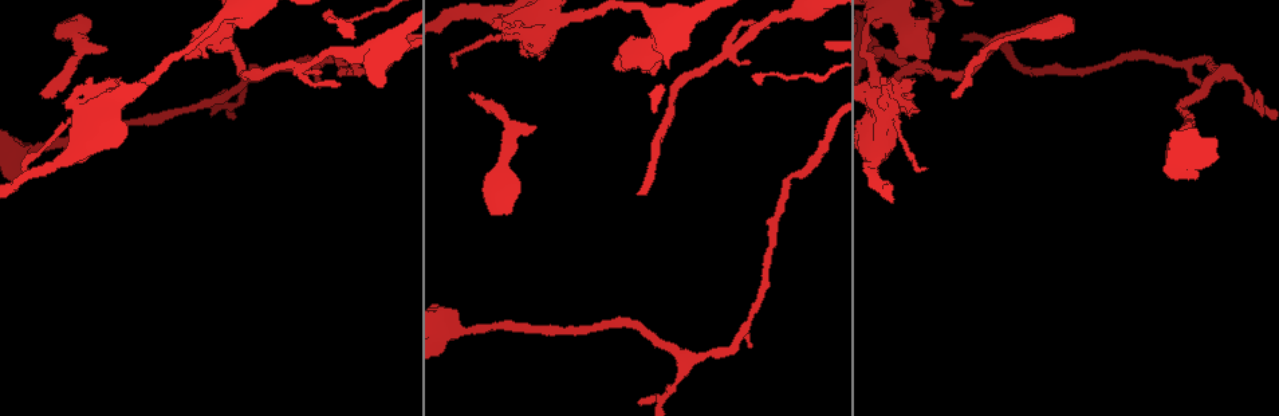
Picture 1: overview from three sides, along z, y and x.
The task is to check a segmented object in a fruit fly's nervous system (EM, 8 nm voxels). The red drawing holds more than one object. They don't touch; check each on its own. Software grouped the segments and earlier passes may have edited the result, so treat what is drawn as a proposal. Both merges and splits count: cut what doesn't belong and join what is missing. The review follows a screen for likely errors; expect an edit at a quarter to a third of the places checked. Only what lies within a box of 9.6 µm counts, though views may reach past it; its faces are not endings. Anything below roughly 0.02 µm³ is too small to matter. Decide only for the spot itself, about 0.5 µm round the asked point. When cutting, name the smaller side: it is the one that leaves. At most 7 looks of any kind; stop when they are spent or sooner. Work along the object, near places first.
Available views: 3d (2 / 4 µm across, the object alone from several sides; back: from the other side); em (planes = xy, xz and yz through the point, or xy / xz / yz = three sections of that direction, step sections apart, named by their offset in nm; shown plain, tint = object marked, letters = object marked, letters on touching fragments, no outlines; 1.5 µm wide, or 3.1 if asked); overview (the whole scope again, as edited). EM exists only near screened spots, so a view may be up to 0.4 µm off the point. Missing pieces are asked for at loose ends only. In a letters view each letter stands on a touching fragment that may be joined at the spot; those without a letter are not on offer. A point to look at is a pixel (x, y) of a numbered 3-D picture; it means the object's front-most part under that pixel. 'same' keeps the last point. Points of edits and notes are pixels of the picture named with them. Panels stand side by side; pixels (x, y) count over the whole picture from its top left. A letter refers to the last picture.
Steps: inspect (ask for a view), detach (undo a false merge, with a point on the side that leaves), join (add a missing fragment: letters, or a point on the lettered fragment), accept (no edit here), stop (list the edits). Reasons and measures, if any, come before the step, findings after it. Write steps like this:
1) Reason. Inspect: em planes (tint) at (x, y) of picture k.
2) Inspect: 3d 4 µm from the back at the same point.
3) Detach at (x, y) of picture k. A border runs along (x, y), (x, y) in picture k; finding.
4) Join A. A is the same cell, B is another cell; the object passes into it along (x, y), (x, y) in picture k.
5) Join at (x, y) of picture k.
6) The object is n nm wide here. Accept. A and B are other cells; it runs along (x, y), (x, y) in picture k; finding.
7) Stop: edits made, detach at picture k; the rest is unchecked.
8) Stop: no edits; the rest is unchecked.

Long arm stops here. Inspect: 3d 2 µm at (635, 193) of picture 1.

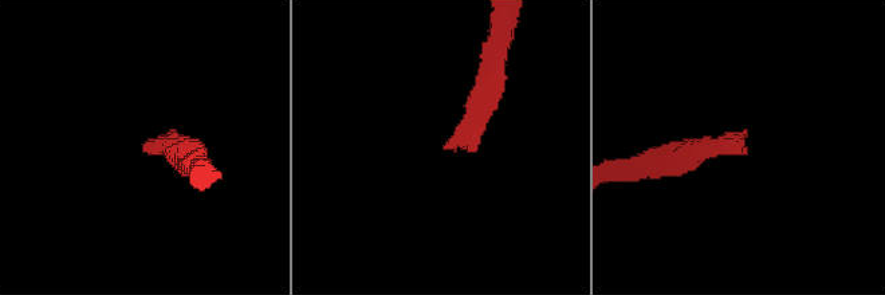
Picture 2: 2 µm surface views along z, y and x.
Inspect: em planes (letters) at (446, 148) of picture 2.

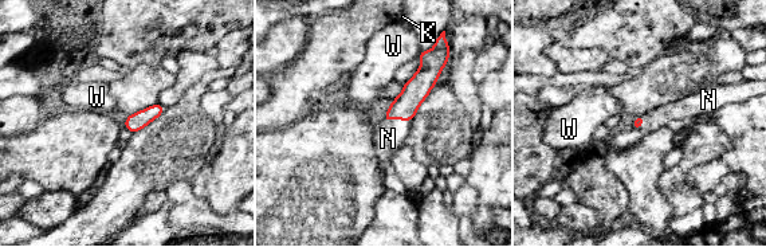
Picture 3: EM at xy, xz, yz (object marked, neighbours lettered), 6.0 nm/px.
Join N. N is the same cell, K and W are other cells; the object passes into it along (419, 86), (397, 117), (388, 138) in picture 3; it goes on there.

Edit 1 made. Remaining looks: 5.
Redraw. Inspect: overview.

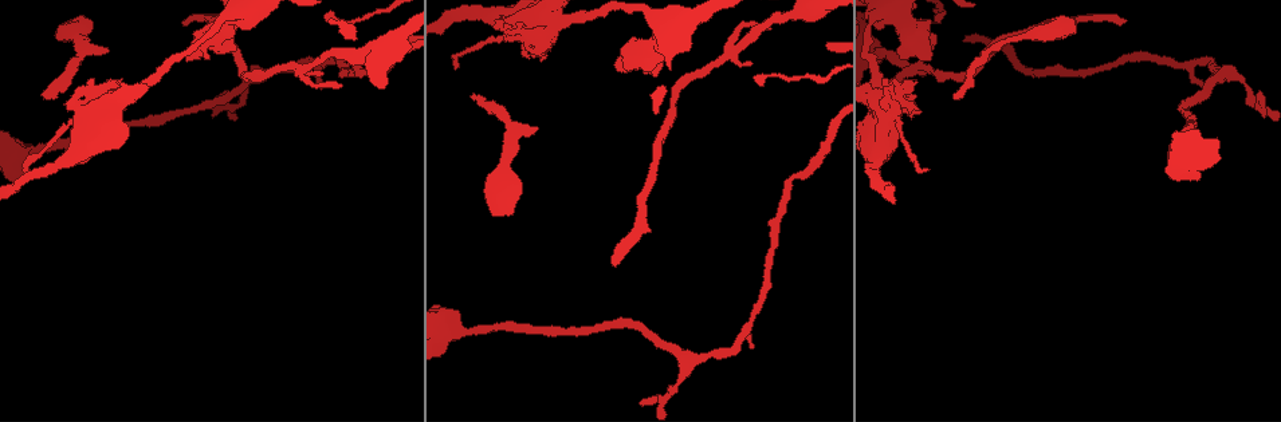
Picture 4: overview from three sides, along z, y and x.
Free end. Inspect: 3d 4 µm at (106, 50) of picture 4.

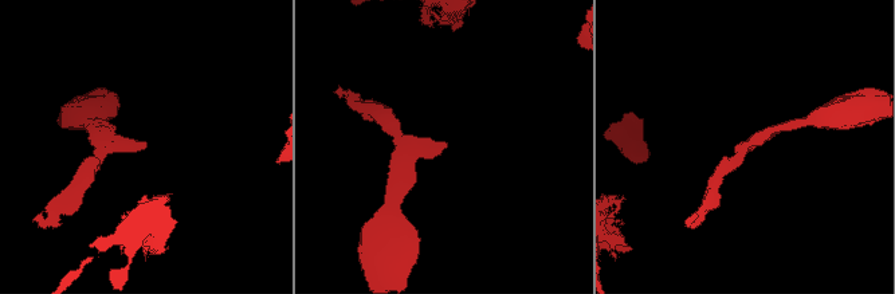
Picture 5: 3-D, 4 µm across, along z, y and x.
Need the tissue. Inspect: em 3.1 µm xz step 8 (plain) at (144, 142) of picture 5.

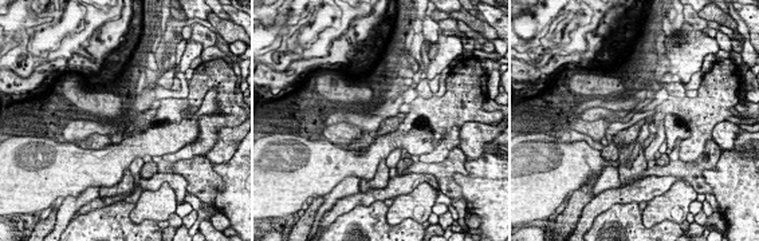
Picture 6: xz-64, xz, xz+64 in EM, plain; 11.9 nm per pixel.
What lies round it. Inspect: em 3.1 µm xz step 8 (letters) at the same point.

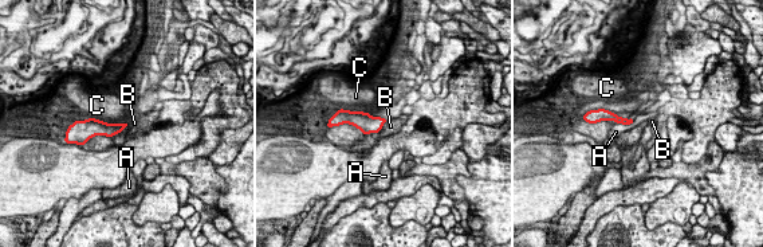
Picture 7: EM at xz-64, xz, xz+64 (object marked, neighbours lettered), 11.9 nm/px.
Accept. A, B and C are other cells; a border runs along (90, 116), (107, 122), (129, 122) in picture 7; no lettered fragment goes on from it.

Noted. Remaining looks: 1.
Stop: edits made, join at picture 3; the rest is unchecked.

